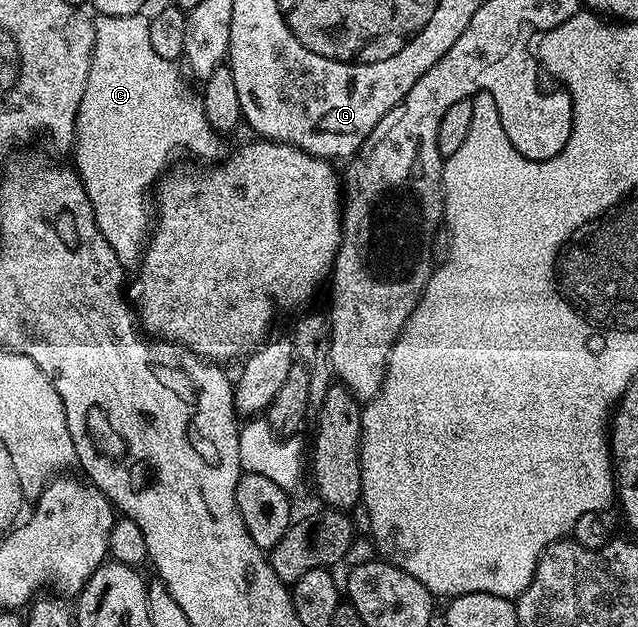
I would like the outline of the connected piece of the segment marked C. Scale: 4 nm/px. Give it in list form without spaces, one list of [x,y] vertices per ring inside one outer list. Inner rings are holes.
[[[131,17],[95,18],[94,51],[86,79],[86,91],[82,91],[82,103],[76,116],[74,142],[74,168],[86,187],[86,195],[90,195],[98,231],[106,235],[106,243],[114,247],[121,265],[128,271],[135,270],[141,264],[146,242],[150,237],[150,226],[154,221],[154,213],[150,208],[150,190],[165,176],[169,168],[168,156],[179,149],[185,149],[186,152],[201,157],[204,163],[221,160],[221,138],[210,127],[199,96],[195,92],[192,94],[184,86],[185,74],[181,66],[157,55],[154,47],[150,47],[148,36],[141,36],[140,41],[132,41],[136,23]]]

